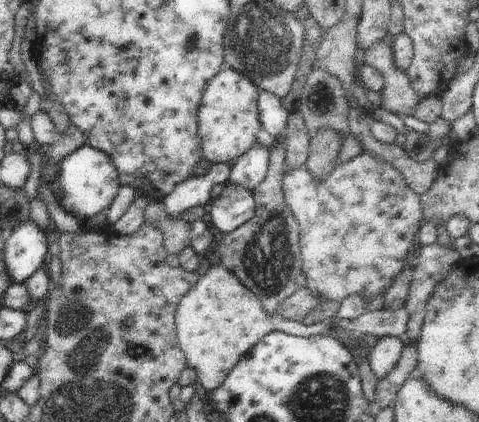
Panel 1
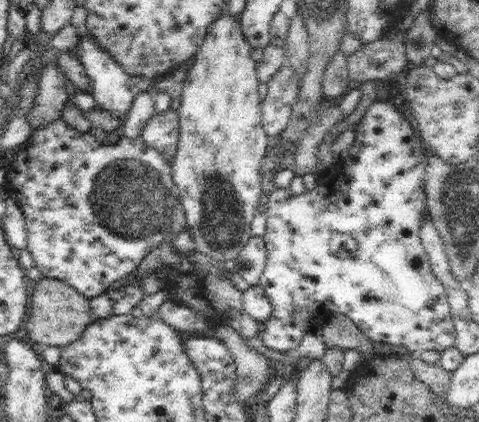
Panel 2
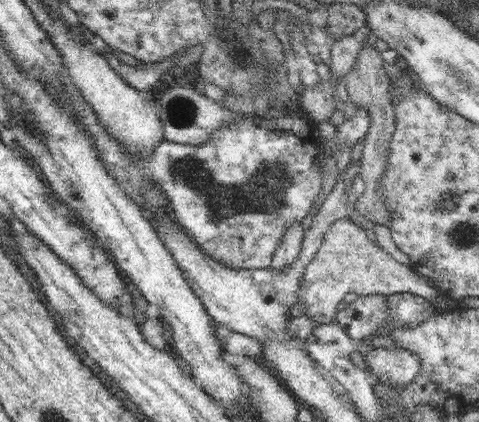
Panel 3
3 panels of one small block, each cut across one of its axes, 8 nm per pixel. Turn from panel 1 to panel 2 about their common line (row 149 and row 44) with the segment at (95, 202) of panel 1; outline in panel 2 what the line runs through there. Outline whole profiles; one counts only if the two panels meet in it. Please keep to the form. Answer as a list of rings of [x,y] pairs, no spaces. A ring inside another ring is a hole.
[[[83,34],[81,42],[79,42],[79,60],[77,60],[83,68],[85,68],[85,76],[89,80],[89,94],[93,98],[93,102],[97,104],[99,112],[107,112],[111,116],[111,120],[115,120],[117,124],[123,126],[123,122],[127,120],[129,108],[133,106],[133,100],[139,92],[145,92],[147,82],[141,78],[133,78],[127,76],[123,72],[123,68],[103,50],[99,50],[99,46],[93,42],[91,36]]]

